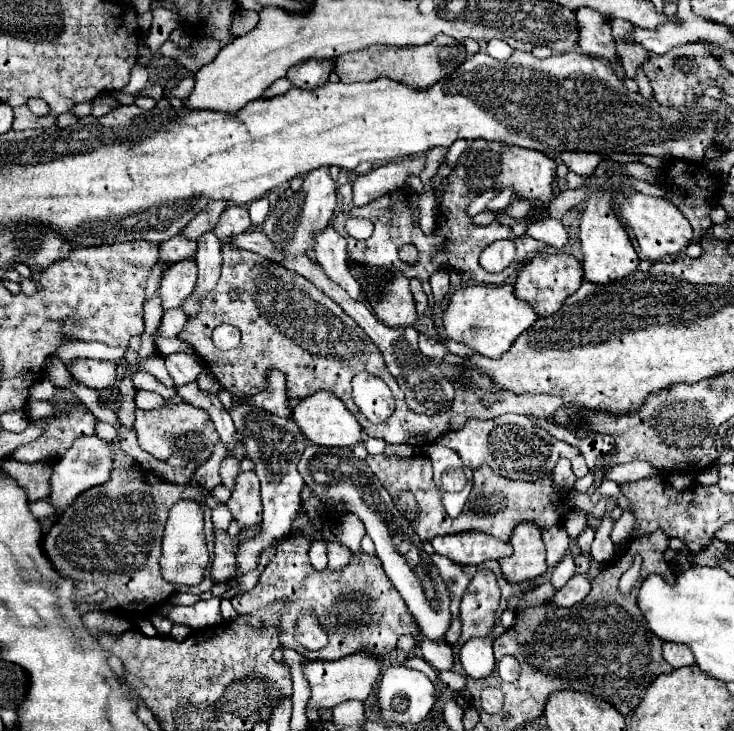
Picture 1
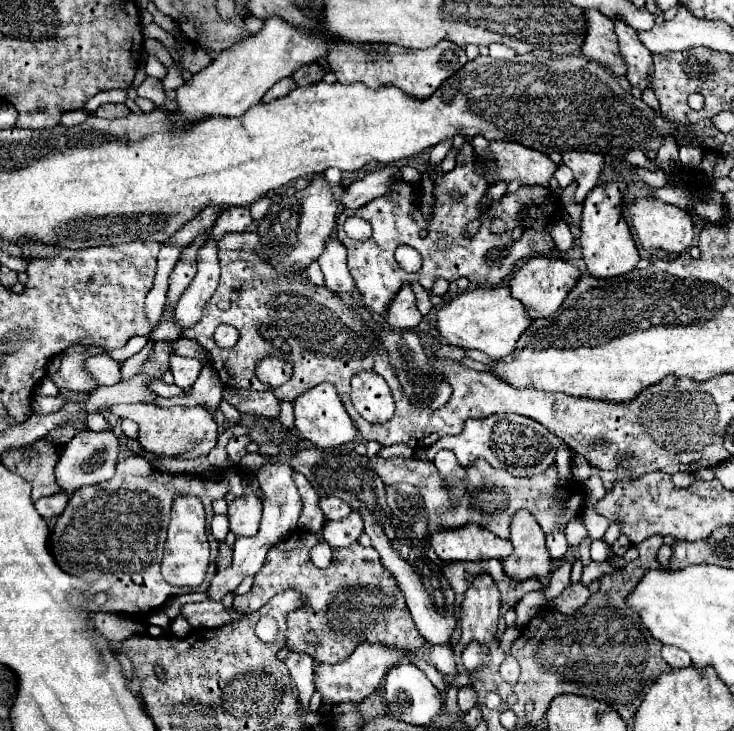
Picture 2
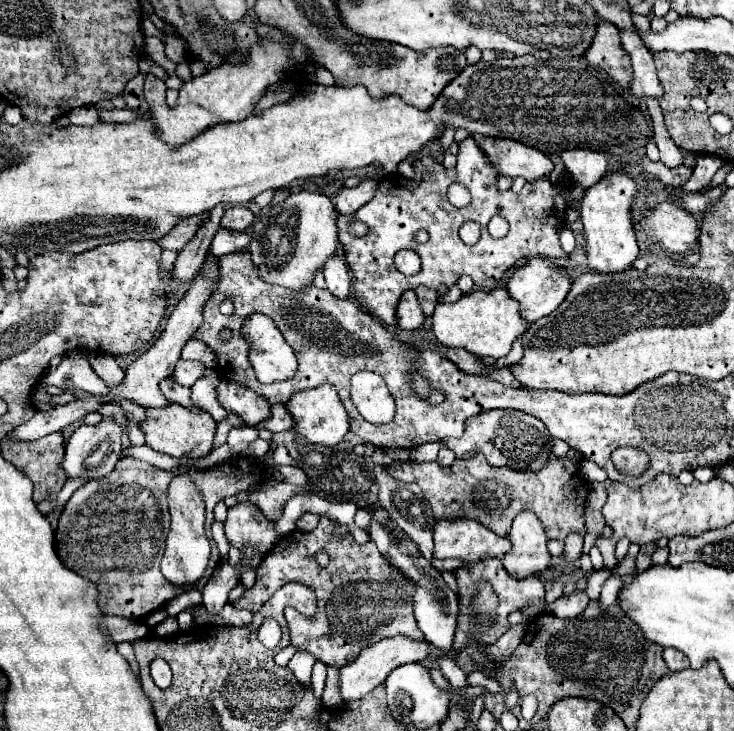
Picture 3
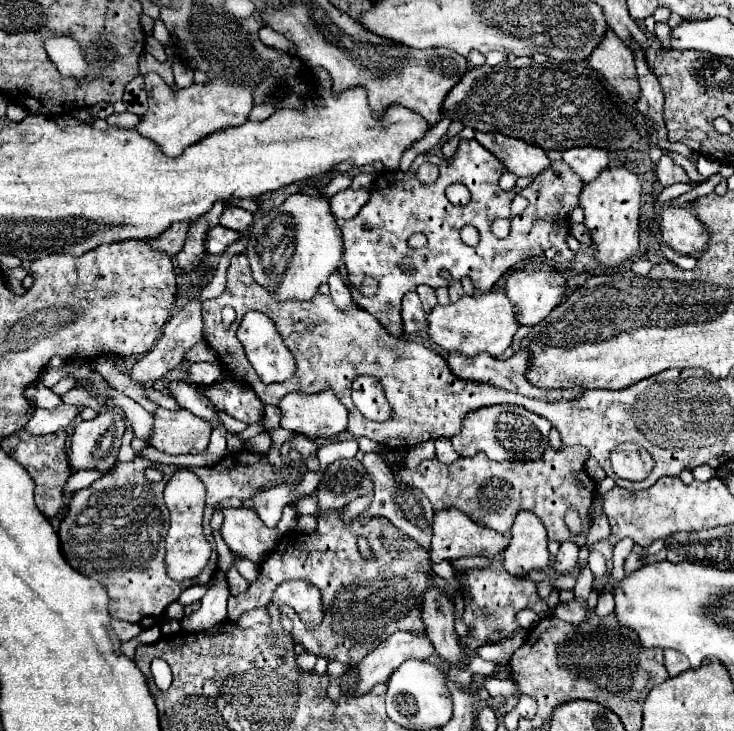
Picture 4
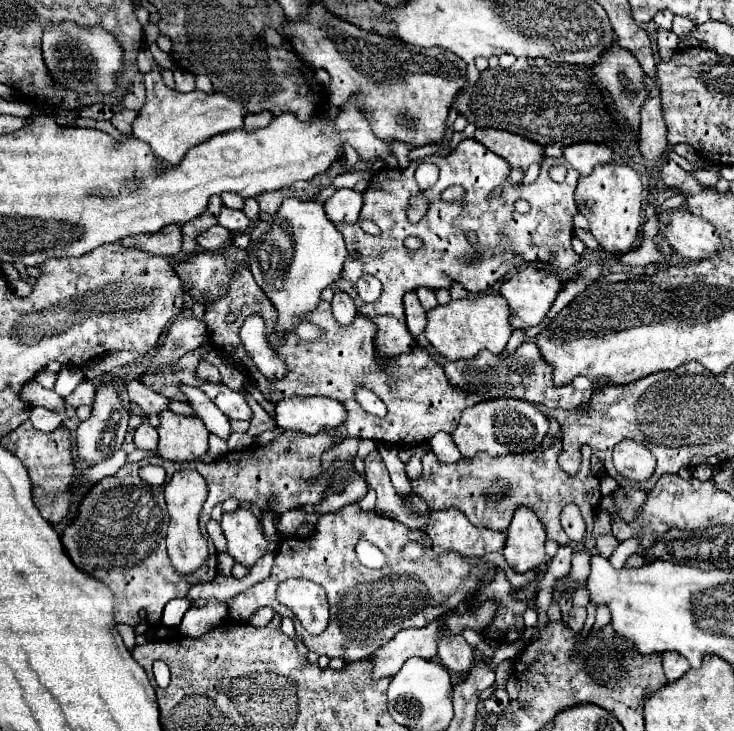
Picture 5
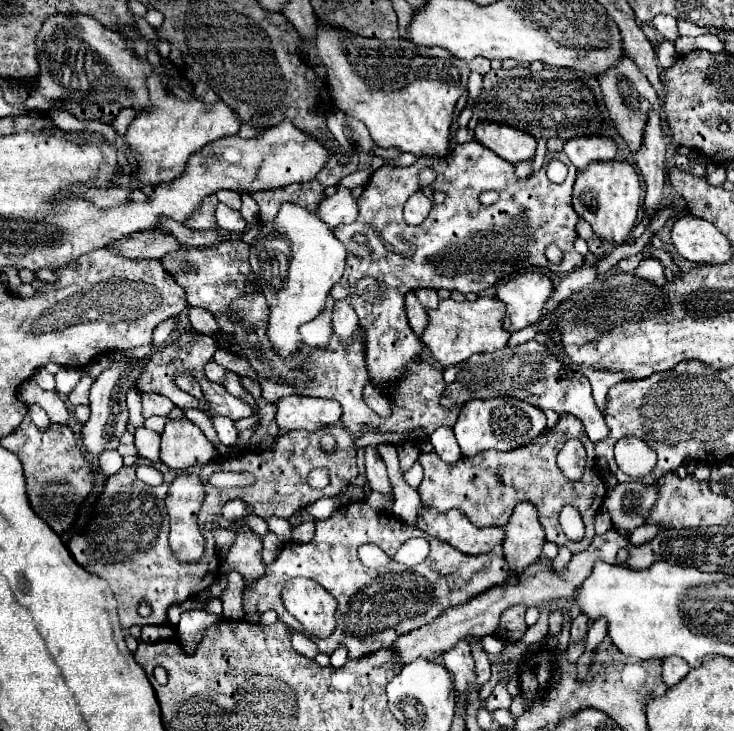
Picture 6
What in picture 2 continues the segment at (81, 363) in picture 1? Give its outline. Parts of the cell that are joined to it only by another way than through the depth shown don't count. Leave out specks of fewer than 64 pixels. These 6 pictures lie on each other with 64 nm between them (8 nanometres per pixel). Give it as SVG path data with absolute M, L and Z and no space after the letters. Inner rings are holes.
M98 354L98 356L88 358L86 368L102 386L116 384L122 378L120 376L120 364L116 360L112 360L108 354Z

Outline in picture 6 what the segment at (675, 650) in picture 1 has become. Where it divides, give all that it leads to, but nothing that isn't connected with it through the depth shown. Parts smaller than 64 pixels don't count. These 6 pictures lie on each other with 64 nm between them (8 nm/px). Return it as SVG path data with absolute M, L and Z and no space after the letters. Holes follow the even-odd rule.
M668 656L662 662L662 680L668 688L676 686L688 672L690 672L690 666L684 660L680 660L678 656Z

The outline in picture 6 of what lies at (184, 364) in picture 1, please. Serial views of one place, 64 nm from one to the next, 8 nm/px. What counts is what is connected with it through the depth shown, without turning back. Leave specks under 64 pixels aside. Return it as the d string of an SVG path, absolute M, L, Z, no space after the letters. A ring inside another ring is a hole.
M208 362L204 370L206 370L206 378L208 380L212 380L216 384L224 384L224 380L226 380L226 368L222 368L216 362Z

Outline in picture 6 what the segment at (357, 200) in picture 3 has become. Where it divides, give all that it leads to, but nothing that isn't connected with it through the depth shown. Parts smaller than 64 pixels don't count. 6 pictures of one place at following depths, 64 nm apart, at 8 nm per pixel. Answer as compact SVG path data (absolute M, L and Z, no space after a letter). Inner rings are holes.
M338 186L338 192L330 198L324 198L320 206L316 208L316 216L324 220L330 228L336 228L340 224L352 224L358 216L358 204L354 202L348 188Z

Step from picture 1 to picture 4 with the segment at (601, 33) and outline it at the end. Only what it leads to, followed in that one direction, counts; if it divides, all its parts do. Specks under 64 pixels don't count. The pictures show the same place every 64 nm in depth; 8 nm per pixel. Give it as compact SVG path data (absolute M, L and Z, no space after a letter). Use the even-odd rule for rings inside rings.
M612 30L606 32L600 46L588 58L588 64L604 76L604 80L614 88L624 104L636 106L640 98L640 84L636 76L634 56L632 50L620 38L616 38Z

